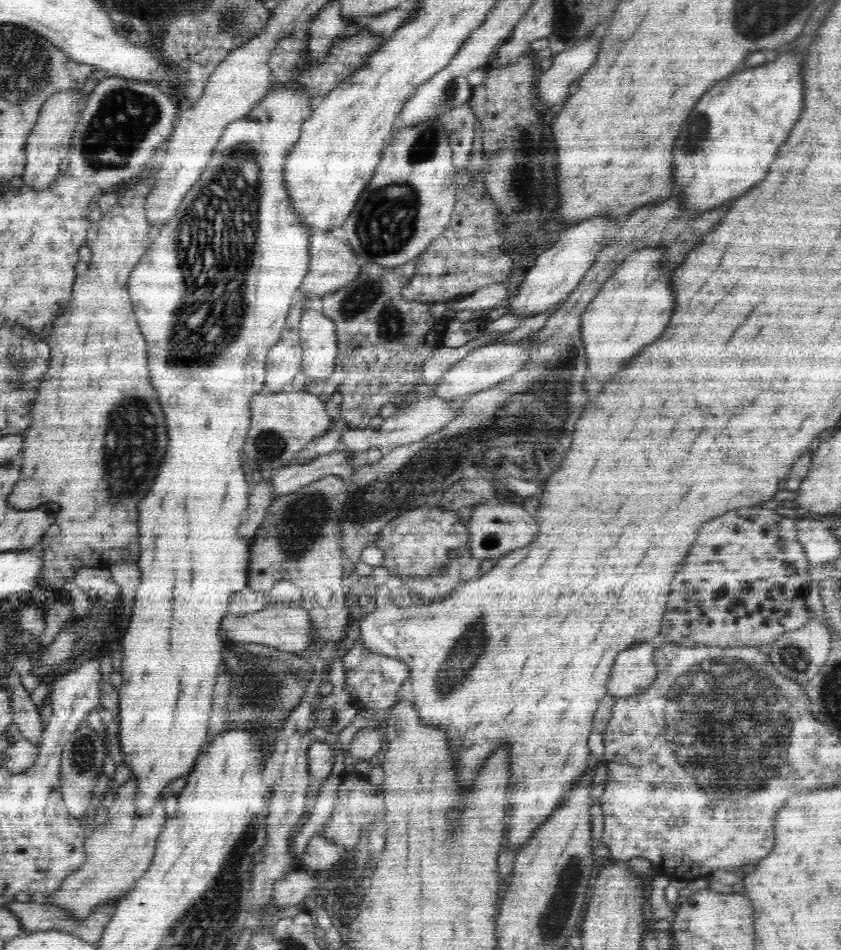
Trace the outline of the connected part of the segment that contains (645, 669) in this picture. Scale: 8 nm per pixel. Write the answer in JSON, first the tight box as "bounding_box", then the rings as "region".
{"bounding_box":[608,642,656,698],"region":[[[642,642],[622,650],[612,668],[608,692],[616,698],[627,698],[648,690],[656,680],[655,650],[650,642]]]}

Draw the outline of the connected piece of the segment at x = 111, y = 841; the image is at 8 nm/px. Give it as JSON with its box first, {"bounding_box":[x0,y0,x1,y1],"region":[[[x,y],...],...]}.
{"bounding_box":[48,777,167,921],"region":[[[130,777],[118,788],[116,798],[108,807],[104,824],[92,825],[85,842],[85,861],[80,868],[60,884],[60,888],[48,895],[49,904],[66,910],[68,915],[81,921],[96,910],[96,906],[115,903],[124,896],[137,880],[146,874],[156,850],[156,840],[167,821],[164,798],[156,800],[149,813],[136,813],[138,781]]]}

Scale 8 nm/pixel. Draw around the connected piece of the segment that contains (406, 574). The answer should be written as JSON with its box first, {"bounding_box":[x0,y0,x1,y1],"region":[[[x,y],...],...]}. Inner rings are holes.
{"bounding_box":[375,503,468,581],"region":[[[435,503],[434,505],[414,508],[414,510],[409,510],[398,518],[394,518],[382,528],[375,540],[376,545],[384,551],[384,564],[382,566],[388,572],[392,570],[389,574],[396,574],[402,580],[416,579],[419,581],[430,575],[437,575],[446,565],[449,565],[451,558],[448,555],[448,550],[466,545],[468,532],[466,525],[463,524],[463,520],[459,519],[455,510],[442,510],[439,503]]]}

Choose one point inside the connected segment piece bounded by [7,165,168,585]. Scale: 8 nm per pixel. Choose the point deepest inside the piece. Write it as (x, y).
(99, 357)

